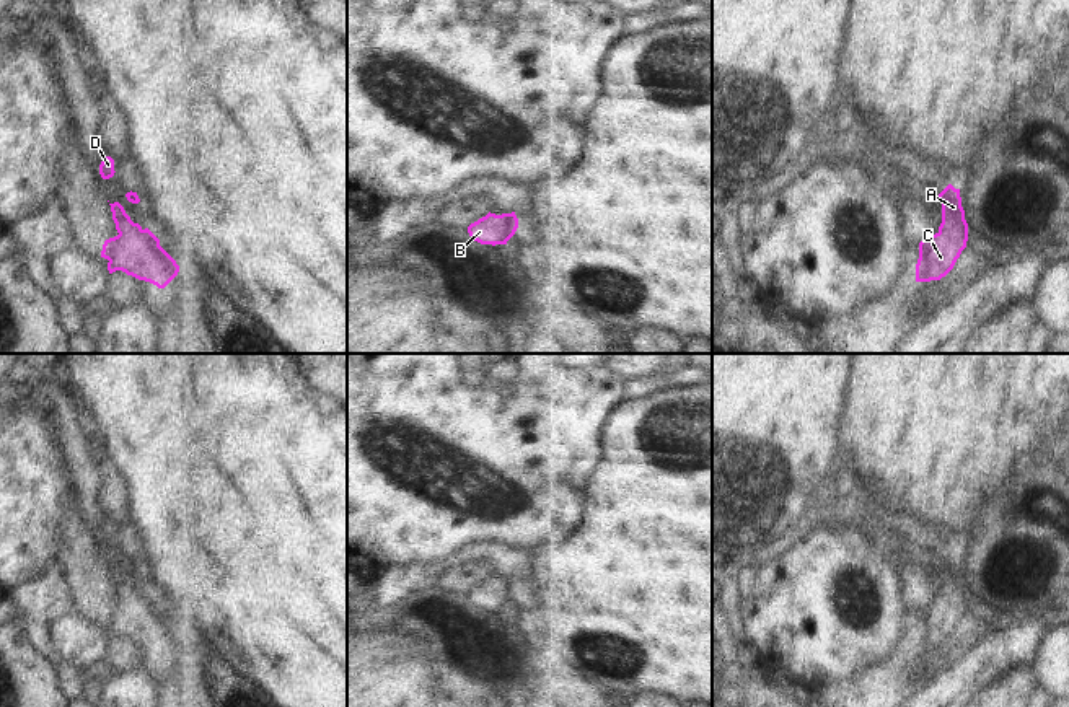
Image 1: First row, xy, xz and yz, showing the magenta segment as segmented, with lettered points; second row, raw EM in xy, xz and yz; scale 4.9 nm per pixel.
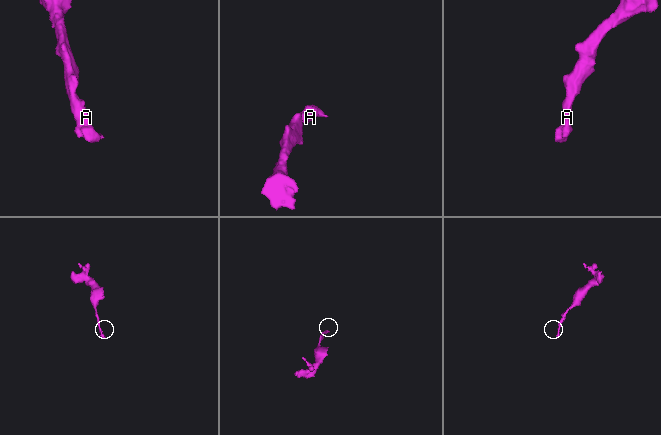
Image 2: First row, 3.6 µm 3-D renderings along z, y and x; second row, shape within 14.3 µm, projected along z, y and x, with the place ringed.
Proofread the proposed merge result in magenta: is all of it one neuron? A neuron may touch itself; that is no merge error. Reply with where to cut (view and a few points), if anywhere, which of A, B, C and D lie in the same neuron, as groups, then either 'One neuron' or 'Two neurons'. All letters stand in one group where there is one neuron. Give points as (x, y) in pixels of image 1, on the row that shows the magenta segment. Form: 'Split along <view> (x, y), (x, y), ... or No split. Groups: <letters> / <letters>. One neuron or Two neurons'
No split. Groups: A B C D. One neuron

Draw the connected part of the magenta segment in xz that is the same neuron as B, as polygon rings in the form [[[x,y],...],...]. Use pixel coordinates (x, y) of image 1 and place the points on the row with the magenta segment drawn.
[[[487,213],[468,226],[469,236],[481,244],[507,244],[518,228],[518,218],[512,213]]]

